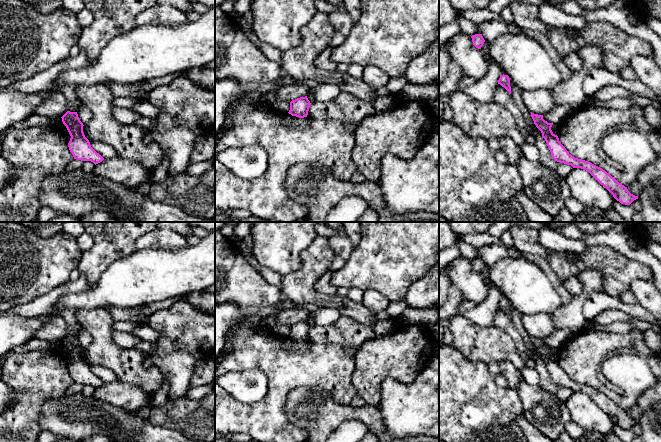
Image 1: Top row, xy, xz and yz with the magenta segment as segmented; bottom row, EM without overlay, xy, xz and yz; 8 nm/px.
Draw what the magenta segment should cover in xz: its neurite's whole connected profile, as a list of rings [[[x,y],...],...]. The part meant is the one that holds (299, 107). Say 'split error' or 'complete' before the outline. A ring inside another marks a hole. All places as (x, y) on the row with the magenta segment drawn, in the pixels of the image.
complete; [[[307,96],[300,97],[290,102],[289,114],[299,118],[307,117],[311,103]]]

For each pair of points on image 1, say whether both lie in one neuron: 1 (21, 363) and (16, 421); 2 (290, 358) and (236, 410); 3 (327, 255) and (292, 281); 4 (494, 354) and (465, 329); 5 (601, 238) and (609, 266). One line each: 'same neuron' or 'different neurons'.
1: same neuron
2: same neuron
3: same neuron
4: same neuron
5: different neurons

